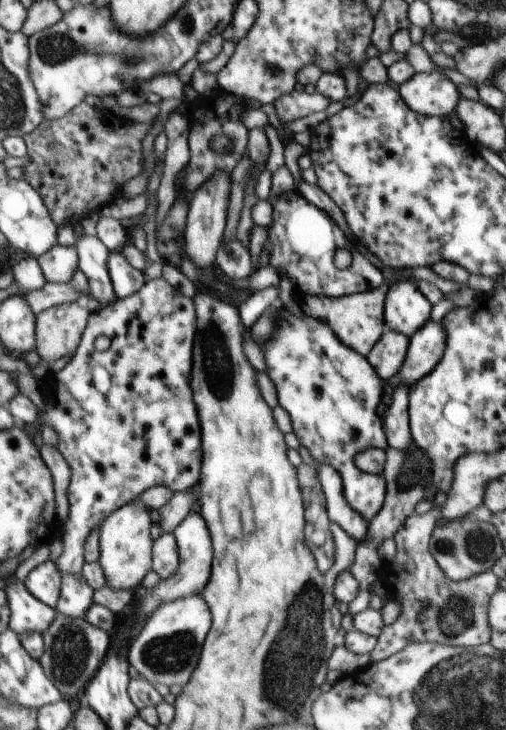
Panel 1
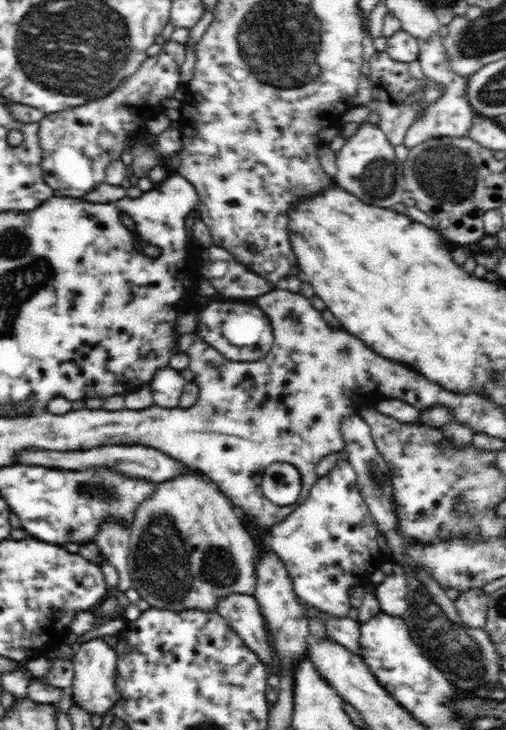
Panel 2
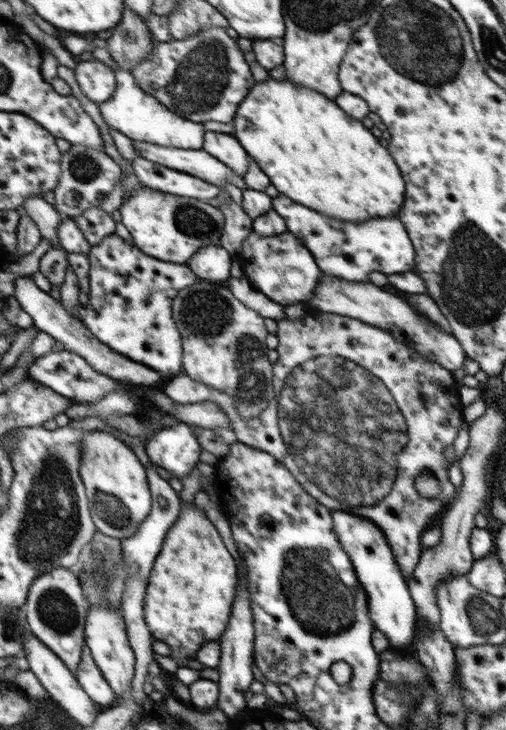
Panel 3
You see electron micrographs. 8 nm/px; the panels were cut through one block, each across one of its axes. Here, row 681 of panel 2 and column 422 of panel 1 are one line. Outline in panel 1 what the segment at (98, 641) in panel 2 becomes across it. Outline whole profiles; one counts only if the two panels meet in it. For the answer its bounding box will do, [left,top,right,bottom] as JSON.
[399,72,461,118]

